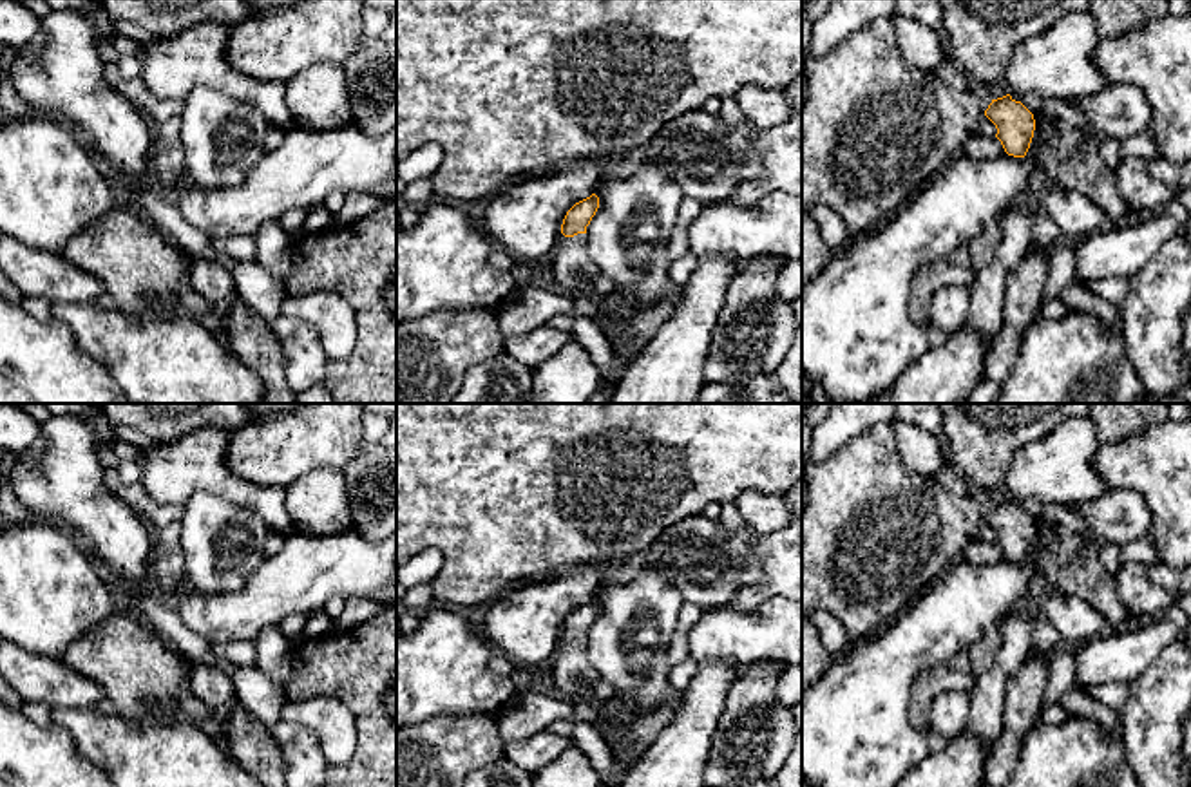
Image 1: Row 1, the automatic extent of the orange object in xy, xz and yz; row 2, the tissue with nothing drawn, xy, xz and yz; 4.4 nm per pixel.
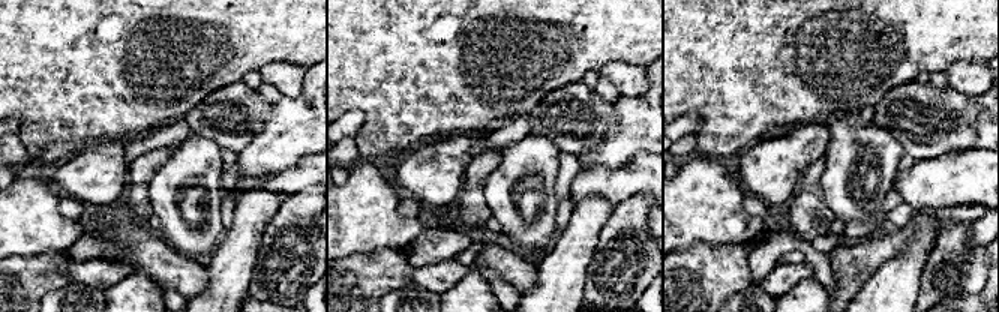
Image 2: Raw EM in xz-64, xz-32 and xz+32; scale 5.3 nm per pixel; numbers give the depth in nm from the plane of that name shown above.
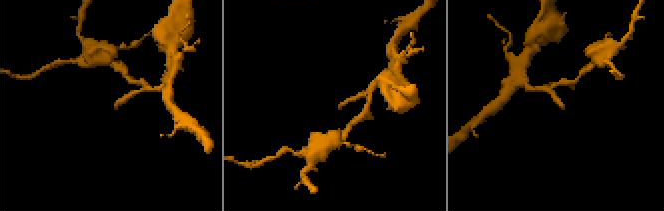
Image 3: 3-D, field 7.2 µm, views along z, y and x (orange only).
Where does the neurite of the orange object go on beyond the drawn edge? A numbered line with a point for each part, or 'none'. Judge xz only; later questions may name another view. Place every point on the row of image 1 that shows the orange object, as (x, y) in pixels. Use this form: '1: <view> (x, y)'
1: xz (569, 268)

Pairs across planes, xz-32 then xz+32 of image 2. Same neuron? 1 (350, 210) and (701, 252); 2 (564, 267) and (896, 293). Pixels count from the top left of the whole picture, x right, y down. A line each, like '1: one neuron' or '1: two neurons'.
1: two neurons
2: one neuron

